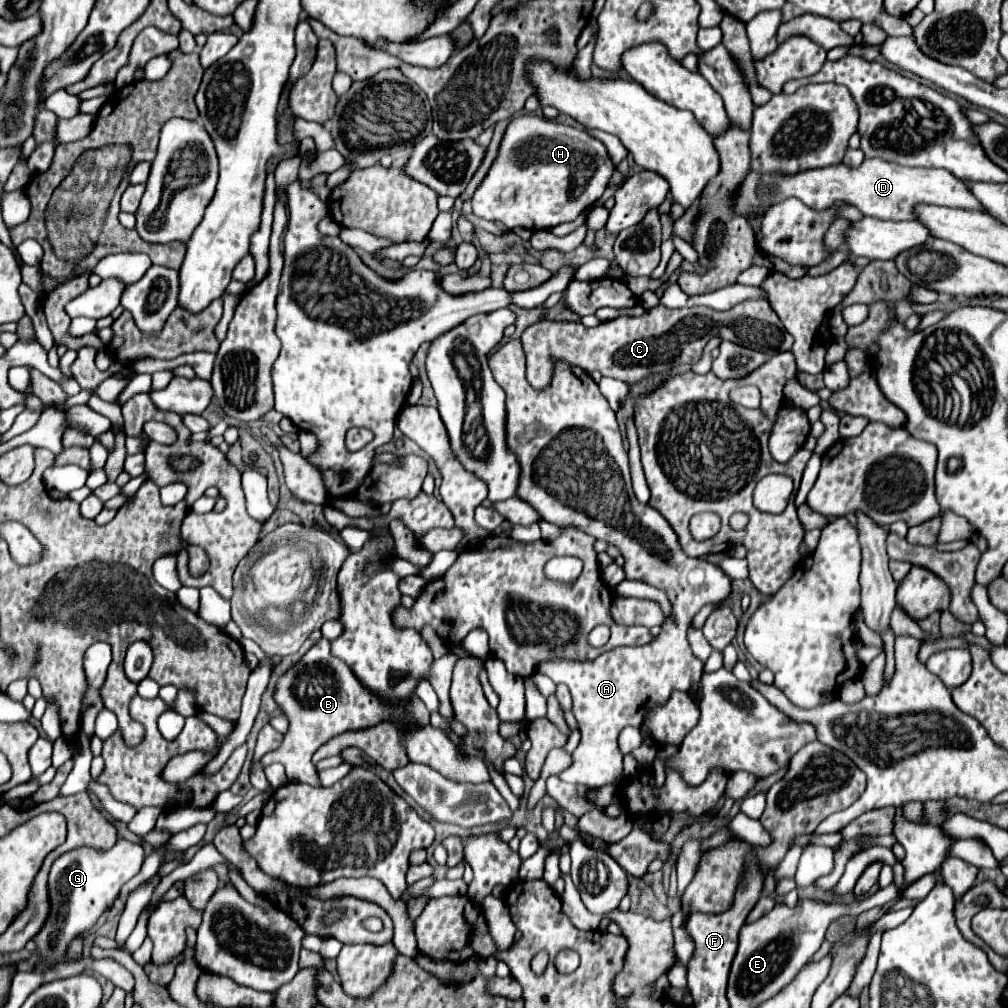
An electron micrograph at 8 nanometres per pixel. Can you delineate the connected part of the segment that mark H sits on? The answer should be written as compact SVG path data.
M524 114L510 122L500 154L472 198L472 210L476 216L502 222L510 230L544 230L576 220L604 194L608 180L610 158L600 140L586 130Z

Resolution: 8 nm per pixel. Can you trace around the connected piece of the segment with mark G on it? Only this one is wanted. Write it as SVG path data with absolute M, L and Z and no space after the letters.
M118 840L114 848L100 852L94 848L78 848L72 852L62 854L52 870L50 870L50 902L52 910L50 916L40 930L40 934L34 938L38 944L38 954L44 960L58 960L66 954L68 944L80 936L84 930L92 928L98 920L98 916L112 904L120 892L120 888L140 872L140 866L144 862L144 848L138 842L130 840Z

